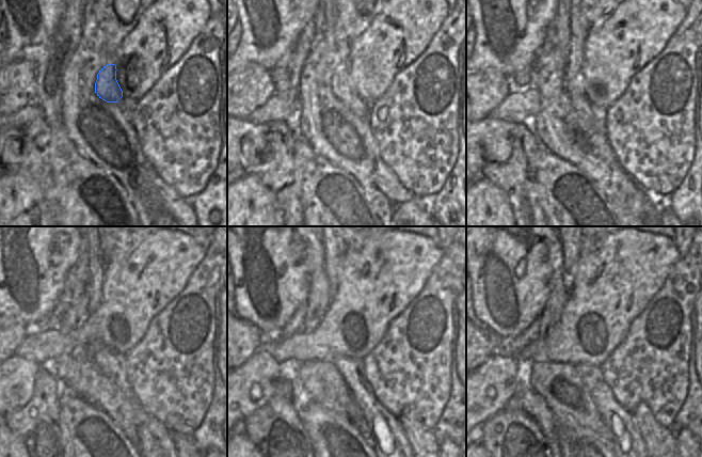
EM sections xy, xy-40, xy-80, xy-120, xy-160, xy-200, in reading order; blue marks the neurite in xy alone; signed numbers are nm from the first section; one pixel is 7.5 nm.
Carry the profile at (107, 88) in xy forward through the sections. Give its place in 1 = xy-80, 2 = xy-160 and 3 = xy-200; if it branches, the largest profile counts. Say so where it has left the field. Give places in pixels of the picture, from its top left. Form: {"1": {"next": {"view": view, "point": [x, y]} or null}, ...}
{"1": {"next": {"view": "xy-80", "point": [594, 115]}}, "2": {"next": {"view": "xy-160", "point": [391, 443]}}, "3": {"next": {"view": "xy-200", "point": [627, 442]}}}

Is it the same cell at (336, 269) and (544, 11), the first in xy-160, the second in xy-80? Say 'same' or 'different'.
different

